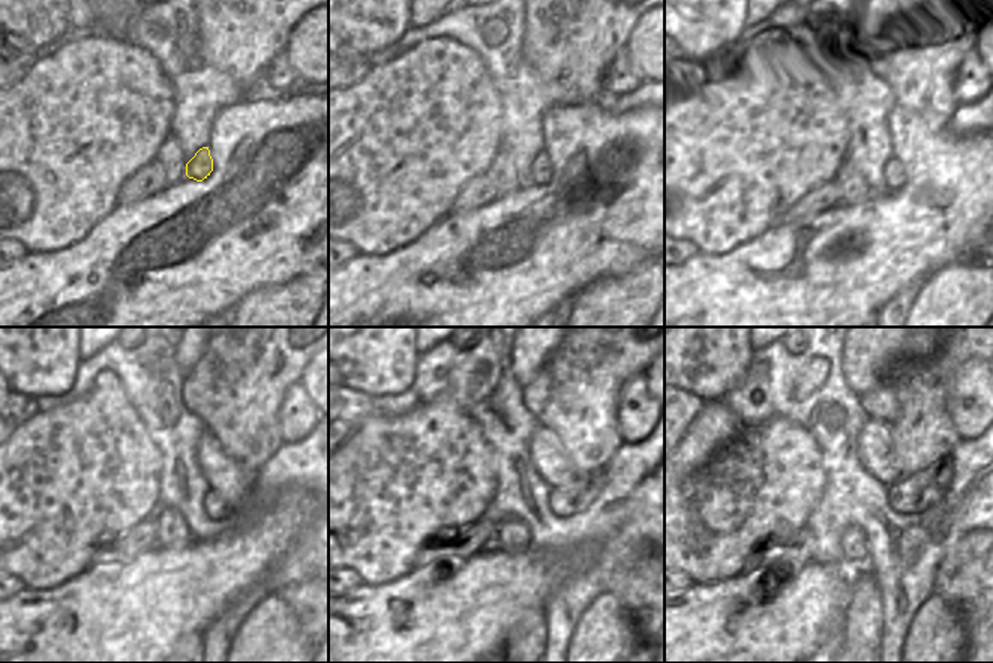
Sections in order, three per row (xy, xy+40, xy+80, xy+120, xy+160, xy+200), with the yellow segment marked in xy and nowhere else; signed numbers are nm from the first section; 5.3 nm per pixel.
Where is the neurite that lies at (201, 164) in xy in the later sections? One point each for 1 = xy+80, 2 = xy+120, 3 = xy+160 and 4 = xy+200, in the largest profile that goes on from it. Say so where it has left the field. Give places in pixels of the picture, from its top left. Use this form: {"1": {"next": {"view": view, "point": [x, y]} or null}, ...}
{"1": {"next": {"view": "xy+80", "point": [893, 170]}}, "2": {"next": {"view": "xy+120", "point": [218, 509]}}, "3": {"next": {"view": "xy+160", "point": [575, 498]}}, "4": {"next": {"view": "xy+200", "point": [914, 494]}}}

